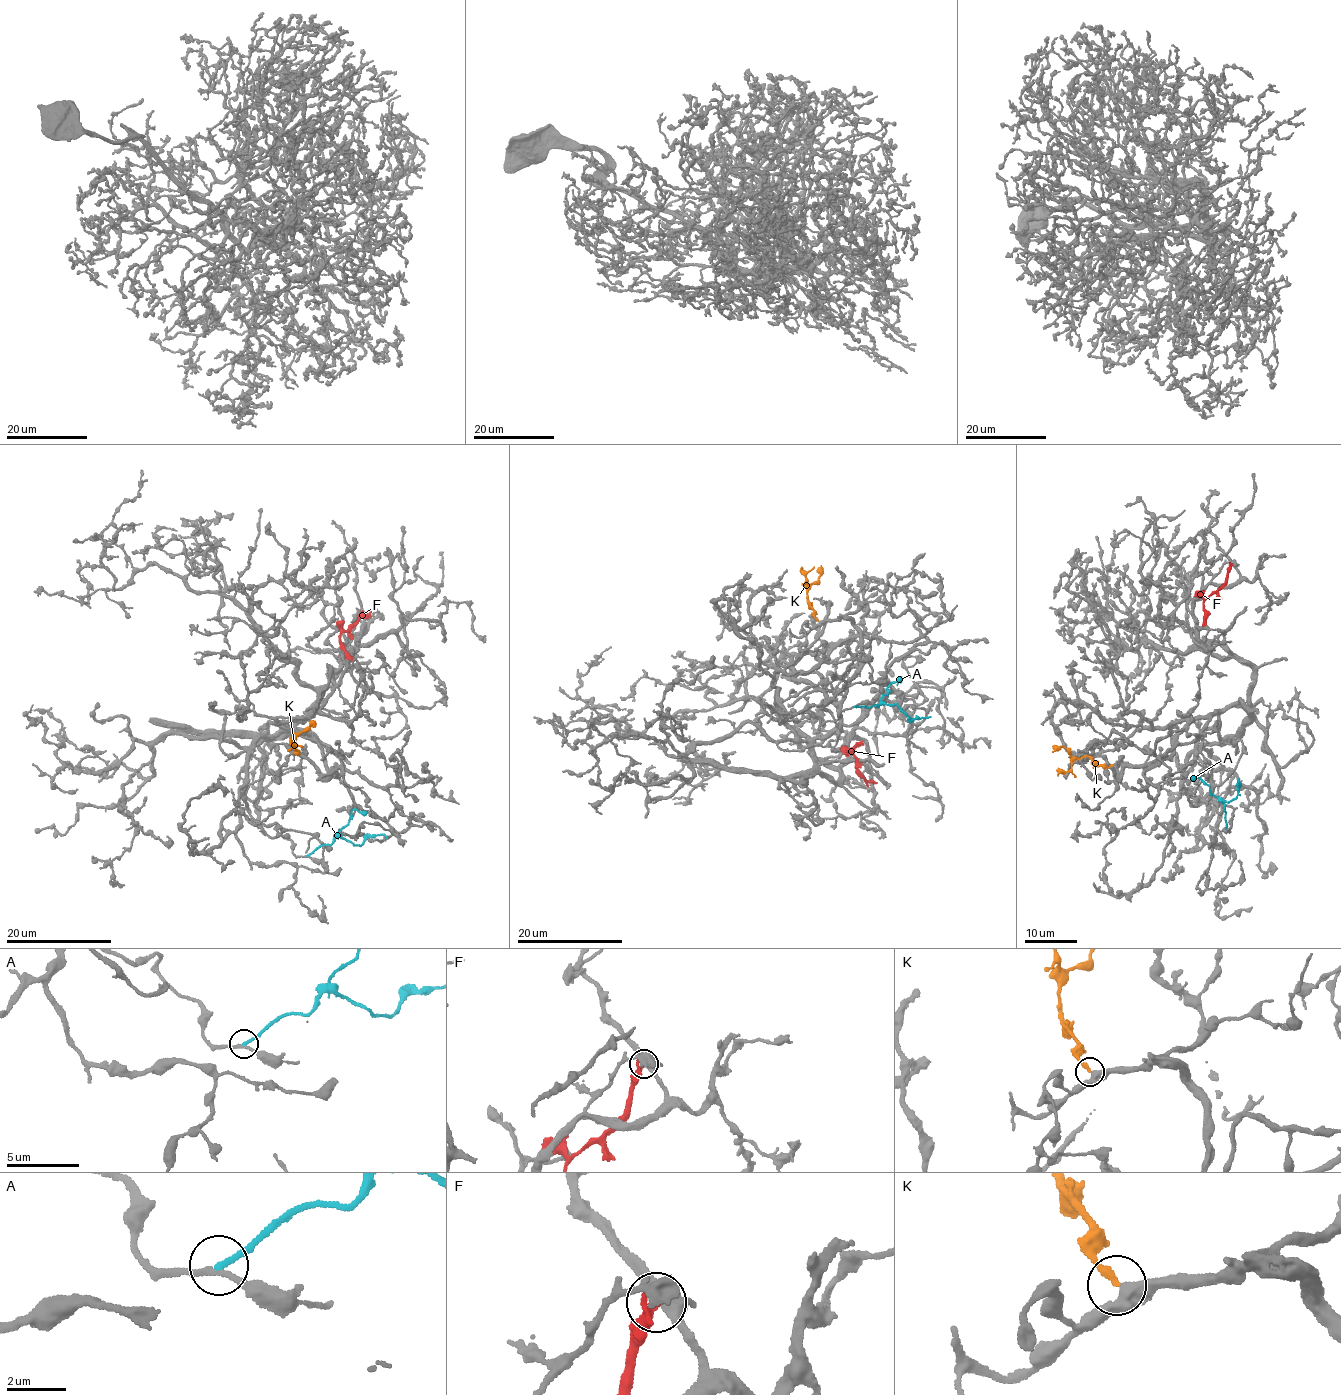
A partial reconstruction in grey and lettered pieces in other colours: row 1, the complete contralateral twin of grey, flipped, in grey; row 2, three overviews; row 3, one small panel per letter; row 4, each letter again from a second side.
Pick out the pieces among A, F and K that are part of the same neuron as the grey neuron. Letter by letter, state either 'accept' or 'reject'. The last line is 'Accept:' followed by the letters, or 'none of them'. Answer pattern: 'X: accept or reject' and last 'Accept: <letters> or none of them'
A: reject
F: reject
K: accept
Accept: K

